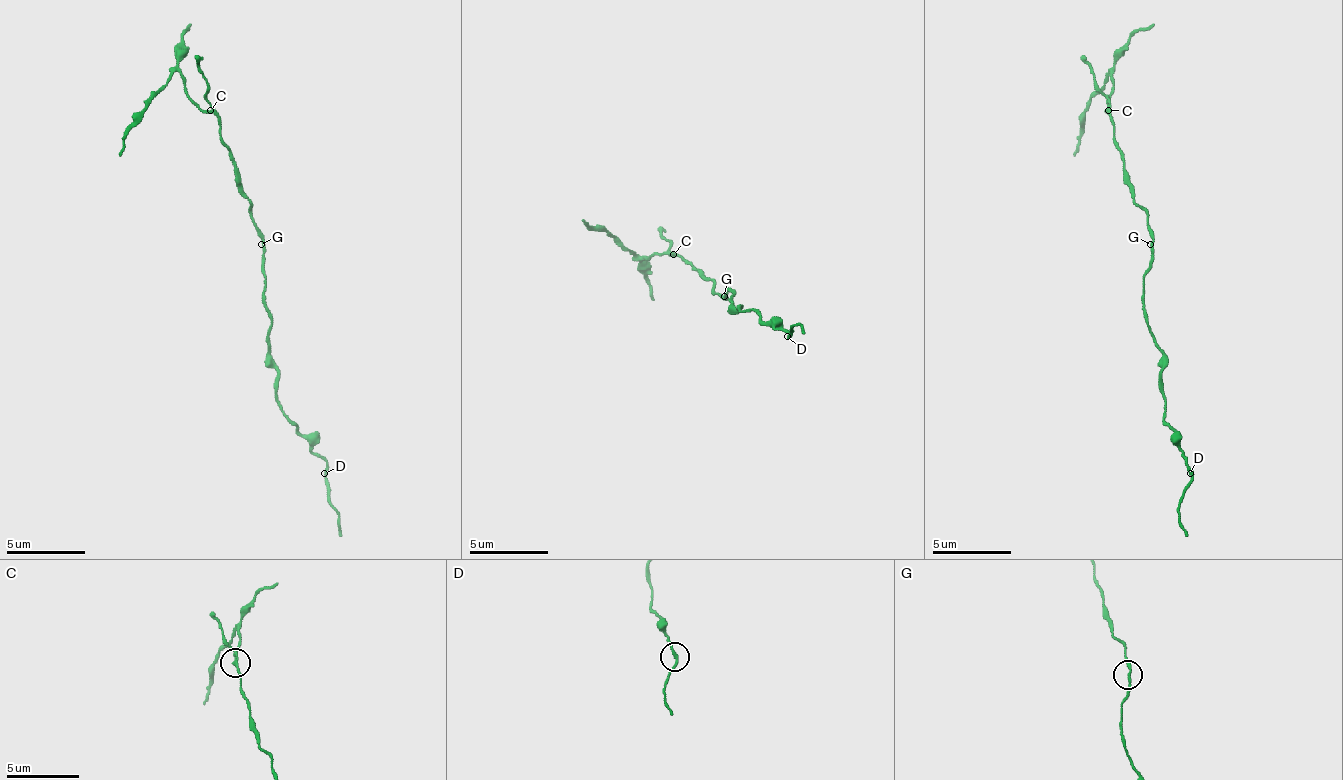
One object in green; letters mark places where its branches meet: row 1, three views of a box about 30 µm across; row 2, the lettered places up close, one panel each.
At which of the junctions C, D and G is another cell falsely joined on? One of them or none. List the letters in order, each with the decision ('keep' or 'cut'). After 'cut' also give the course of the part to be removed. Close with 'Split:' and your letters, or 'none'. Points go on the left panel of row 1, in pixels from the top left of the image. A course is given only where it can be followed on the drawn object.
C: cut | (209, 109), (189, 98), (178, 70), (142, 113), (118, 157)
D: keep
G: keep
Split: C

